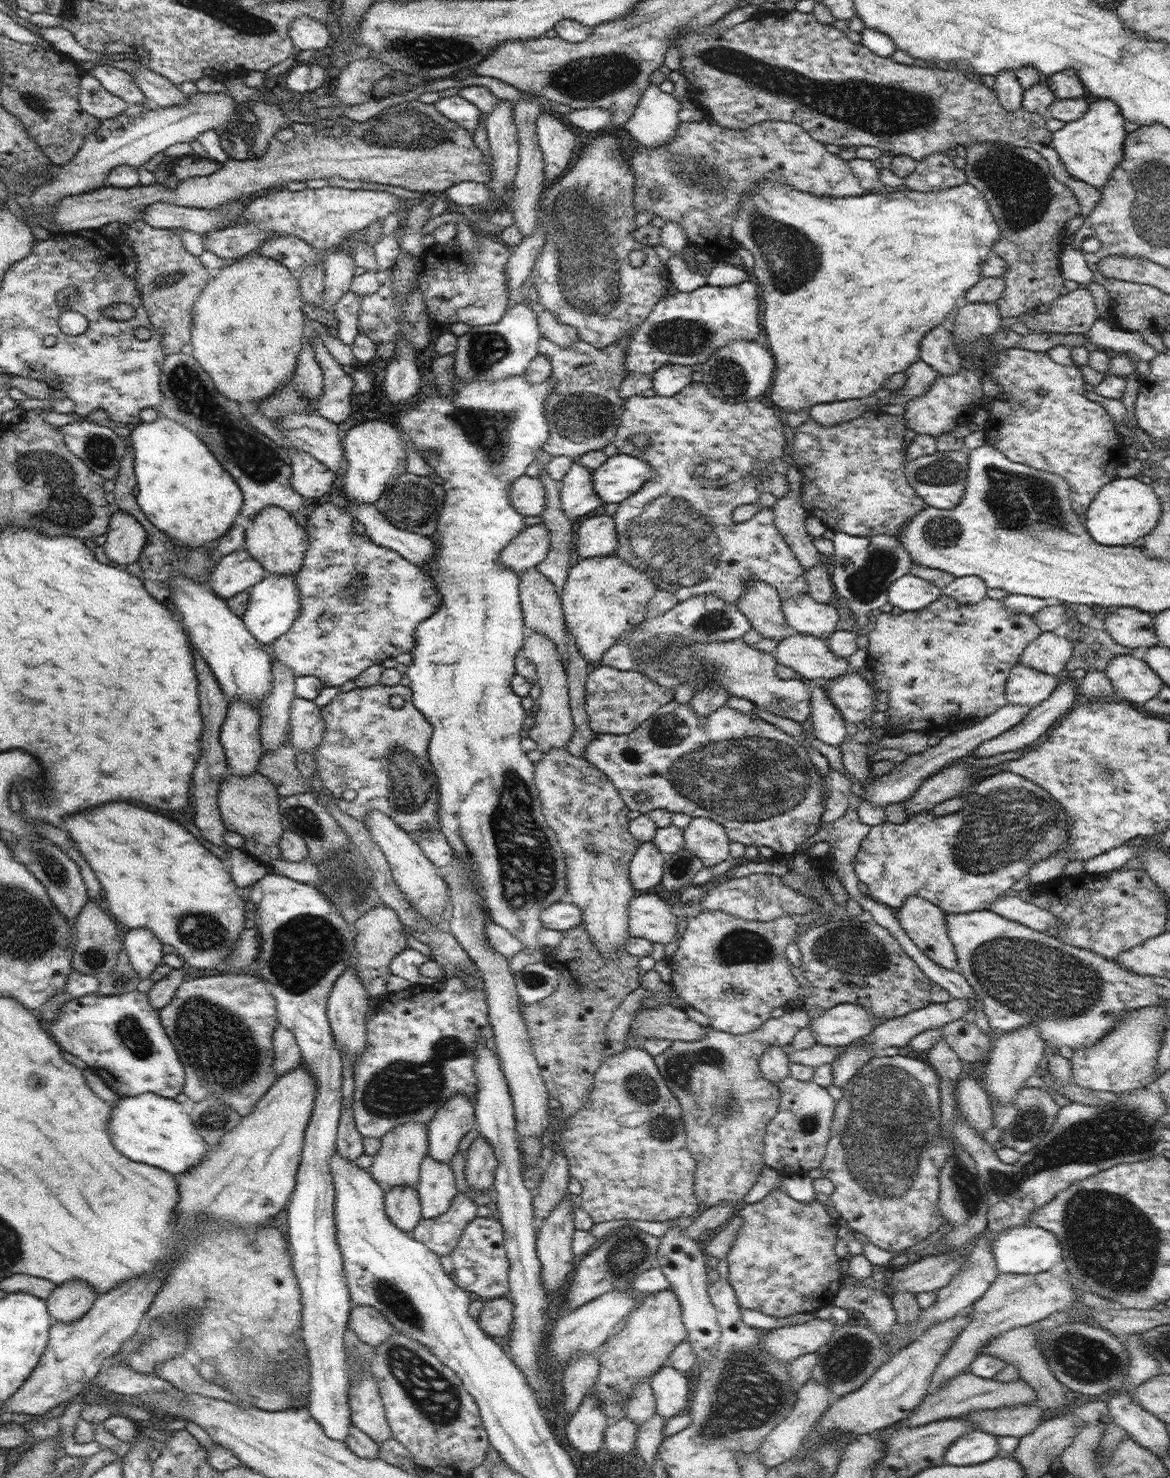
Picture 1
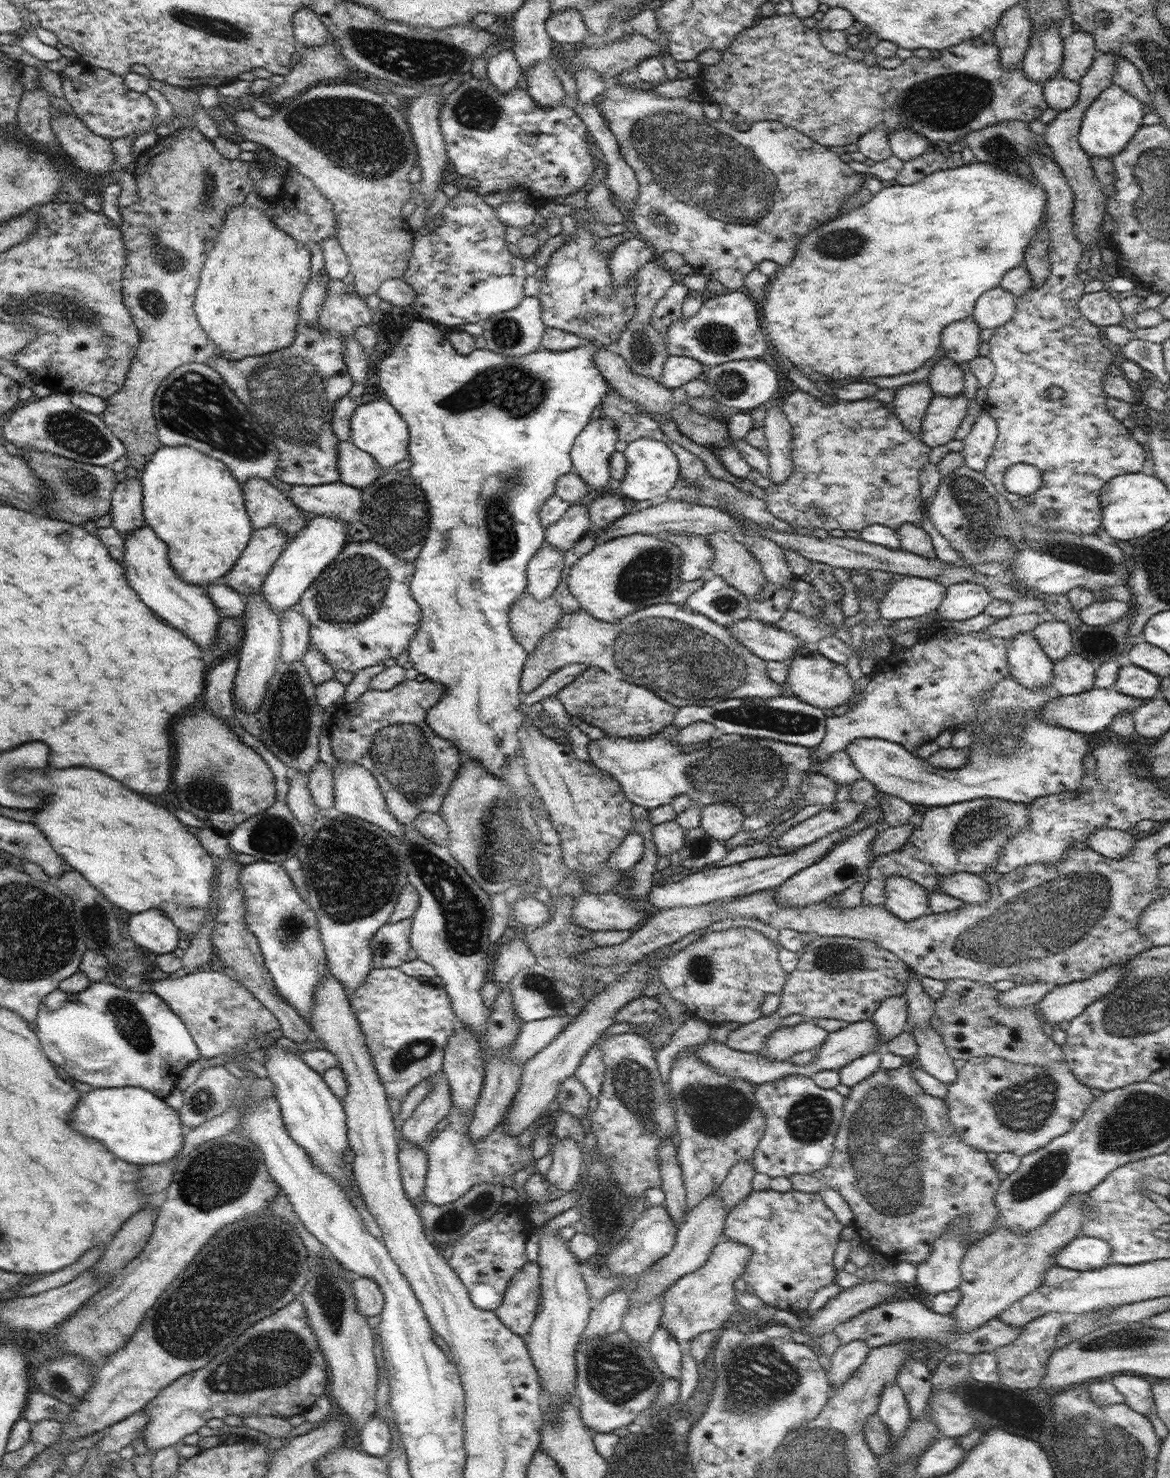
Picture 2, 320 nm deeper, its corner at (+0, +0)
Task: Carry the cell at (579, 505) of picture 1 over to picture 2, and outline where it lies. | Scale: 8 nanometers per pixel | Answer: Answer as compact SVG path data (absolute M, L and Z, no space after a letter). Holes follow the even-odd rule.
M606 418L592 419L576 437L570 454L572 467L589 489L608 488L610 455L616 451L618 441L616 424Z

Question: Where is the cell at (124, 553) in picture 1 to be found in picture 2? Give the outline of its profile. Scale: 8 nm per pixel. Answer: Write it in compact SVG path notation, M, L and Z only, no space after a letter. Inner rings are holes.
M130 472L124 482L116 486L111 496L112 527L125 538L137 528L146 525L143 515L143 492L140 477Z

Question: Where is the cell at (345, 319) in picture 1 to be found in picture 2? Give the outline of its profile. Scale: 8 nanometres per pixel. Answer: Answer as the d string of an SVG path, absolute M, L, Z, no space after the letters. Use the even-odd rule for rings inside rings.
M327 275L327 297L323 302L317 323L323 330L324 336L328 336L330 340L298 340L296 334L296 340L294 339L290 346L268 354L230 360L216 351L209 363L206 361L208 366L220 374L256 422L276 443L280 451L280 459L275 470L276 479L291 486L317 486L339 481L338 448L336 448L338 437L332 432L332 418L336 402L347 396L353 385L353 378L342 355L345 349L345 336L356 334L358 326L369 326L373 314L370 310L363 295L348 287L342 279Z

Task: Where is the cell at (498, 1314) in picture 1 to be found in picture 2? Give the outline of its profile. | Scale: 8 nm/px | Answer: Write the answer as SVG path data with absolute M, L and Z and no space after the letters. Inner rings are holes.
M526 1261L516 1271L506 1289L503 1303L494 1312L512 1332L521 1337L529 1334L540 1298L540 1265Z

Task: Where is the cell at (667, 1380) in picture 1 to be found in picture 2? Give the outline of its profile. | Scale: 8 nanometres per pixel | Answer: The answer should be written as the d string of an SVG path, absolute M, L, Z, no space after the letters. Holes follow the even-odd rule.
M659 1326L651 1336L648 1347L665 1378L680 1380L684 1346L669 1333L668 1328Z

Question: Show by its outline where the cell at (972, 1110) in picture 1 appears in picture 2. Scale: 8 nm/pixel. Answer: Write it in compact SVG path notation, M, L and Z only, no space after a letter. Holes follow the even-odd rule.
M937 1026L920 1027L913 1031L911 1028L908 1029L918 1043L918 1058L915 1064L940 1082L948 1085L953 1083L957 1077L954 1059L947 1053L943 1039L938 1034Z

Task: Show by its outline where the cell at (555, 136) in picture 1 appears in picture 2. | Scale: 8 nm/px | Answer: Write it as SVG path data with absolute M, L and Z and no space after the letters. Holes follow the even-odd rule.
M549 60L537 62L535 65L522 77L522 84L540 106L555 107L566 97L564 87Z

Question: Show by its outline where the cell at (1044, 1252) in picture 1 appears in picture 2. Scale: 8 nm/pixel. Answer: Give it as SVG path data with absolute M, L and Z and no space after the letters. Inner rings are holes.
M1081 1234L1055 1254L1055 1264L1079 1271L1094 1270L1111 1263L1111 1252L1110 1243Z

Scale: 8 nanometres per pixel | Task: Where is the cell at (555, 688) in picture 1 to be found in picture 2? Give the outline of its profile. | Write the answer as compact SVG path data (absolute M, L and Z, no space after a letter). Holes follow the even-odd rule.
M527 590L509 606L510 630L525 651L535 652L540 639L555 630L563 615L560 603L552 596L536 600Z

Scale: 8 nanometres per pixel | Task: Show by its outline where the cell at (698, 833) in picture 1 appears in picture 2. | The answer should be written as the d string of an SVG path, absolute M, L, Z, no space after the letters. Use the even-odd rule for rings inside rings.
M711 804L701 807L700 825L710 836L724 844L740 832L744 819L742 809L733 804Z

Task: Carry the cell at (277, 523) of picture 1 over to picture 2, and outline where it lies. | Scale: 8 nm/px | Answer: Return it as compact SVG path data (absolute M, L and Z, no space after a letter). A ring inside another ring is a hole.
M250 478L242 489L253 530L278 525L290 539L307 525L309 516L266 480Z

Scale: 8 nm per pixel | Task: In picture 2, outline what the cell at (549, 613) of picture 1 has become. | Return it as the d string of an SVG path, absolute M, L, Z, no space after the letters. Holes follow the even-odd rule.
M542 543L542 548L532 556L526 568L526 590L536 599L541 601L548 598L560 584L561 574L564 569L563 552Z

